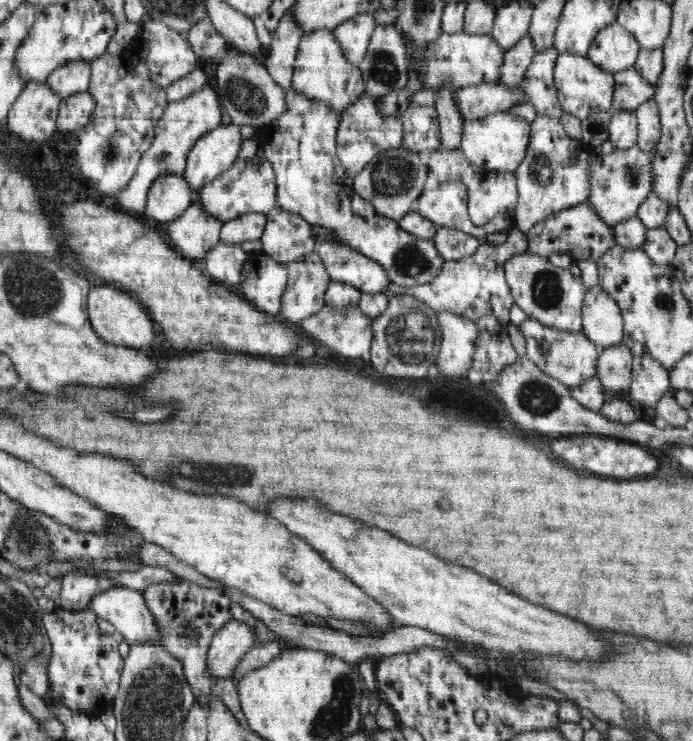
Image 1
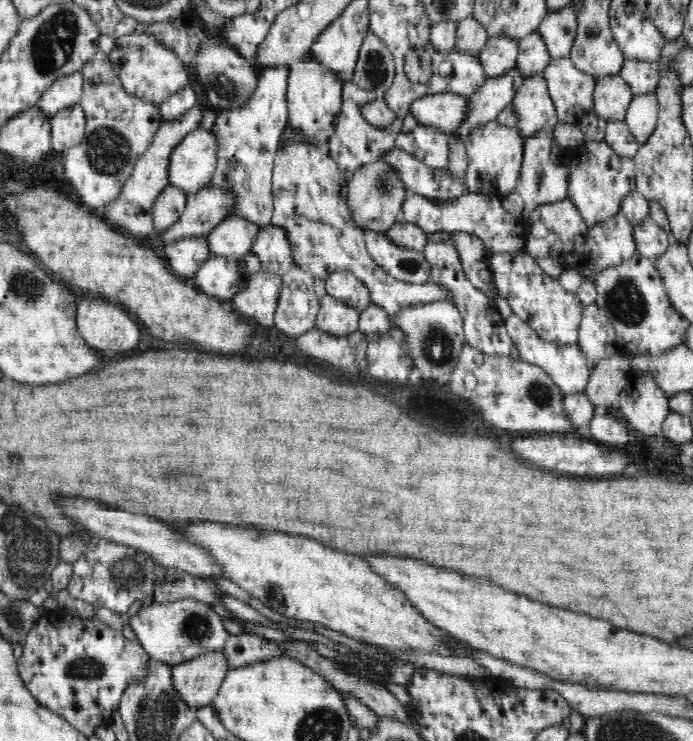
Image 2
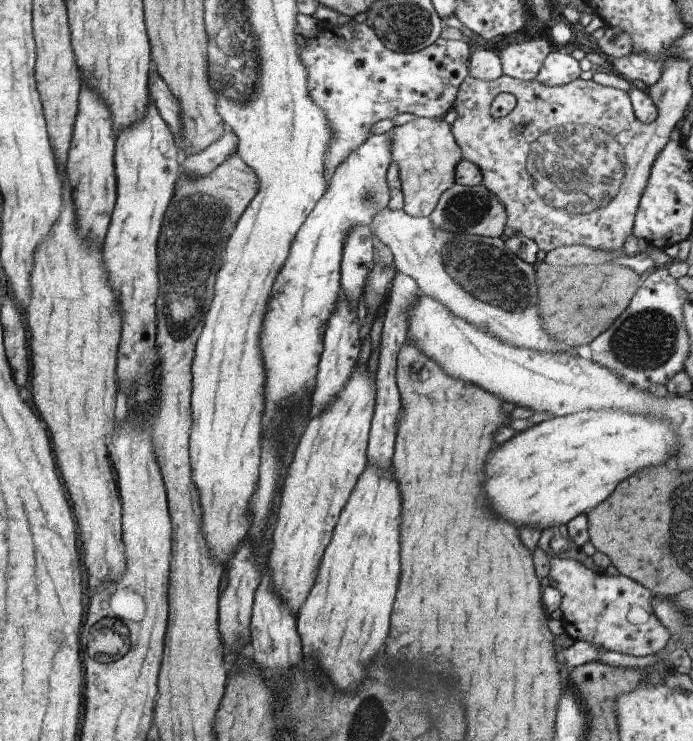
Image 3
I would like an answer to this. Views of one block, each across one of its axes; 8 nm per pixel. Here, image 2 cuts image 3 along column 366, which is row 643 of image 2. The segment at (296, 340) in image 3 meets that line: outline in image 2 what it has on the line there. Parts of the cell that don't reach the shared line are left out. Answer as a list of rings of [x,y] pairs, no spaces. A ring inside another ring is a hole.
[[[193,599],[166,604],[154,603],[134,613],[134,616],[129,616],[129,627],[136,634],[142,648],[150,654],[150,658],[168,664],[171,668],[198,659],[206,653],[222,651],[229,638],[228,627],[224,622],[207,604]]]

